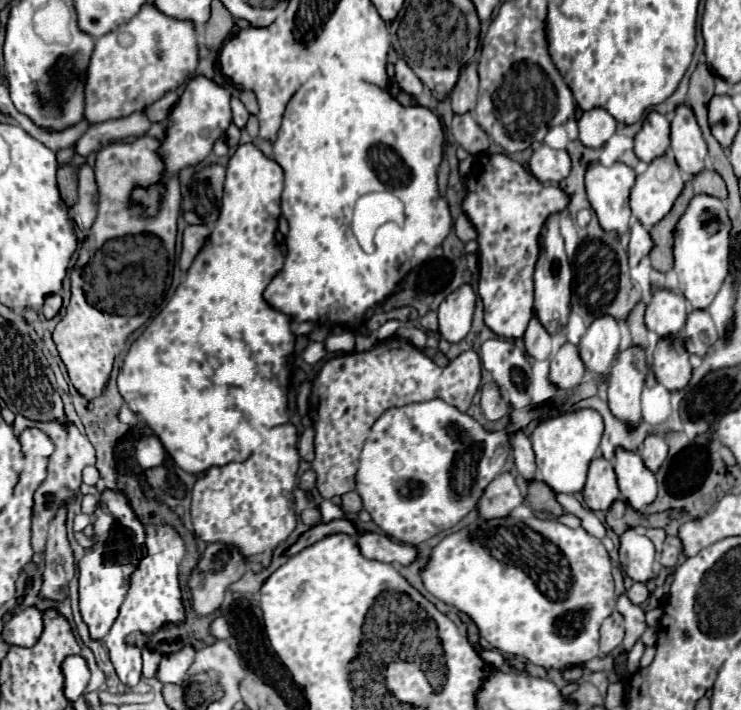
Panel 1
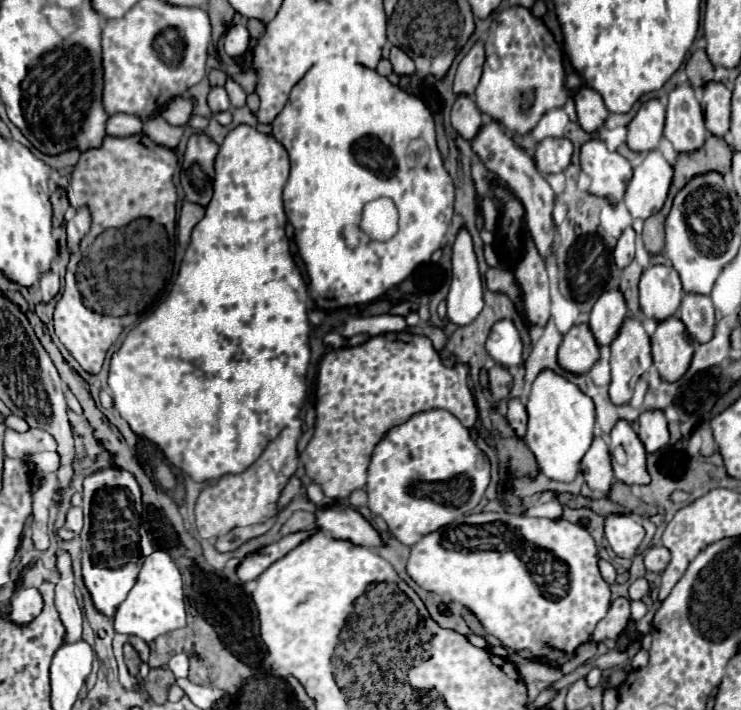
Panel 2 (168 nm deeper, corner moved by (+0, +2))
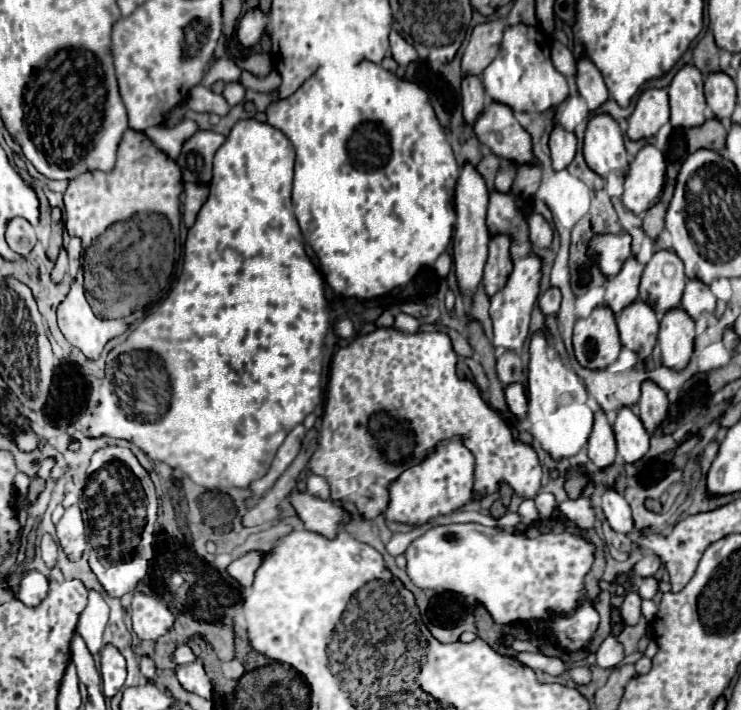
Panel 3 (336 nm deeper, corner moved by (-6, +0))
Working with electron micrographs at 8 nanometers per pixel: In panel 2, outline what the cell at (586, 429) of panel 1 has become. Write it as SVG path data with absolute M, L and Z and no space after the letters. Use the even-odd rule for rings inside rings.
M543 370L531 386L527 412L529 412L529 426L525 434L525 444L535 454L541 472L555 482L573 482L579 472L579 462L595 438L595 404L591 404L591 398L585 396L573 382L565 380L553 370Z

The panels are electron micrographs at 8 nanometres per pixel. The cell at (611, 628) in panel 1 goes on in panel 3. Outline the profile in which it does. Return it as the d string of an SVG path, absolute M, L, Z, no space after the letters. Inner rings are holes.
M629 592L621 604L621 616L625 620L625 624L633 626L639 622L641 618L641 598L637 592Z

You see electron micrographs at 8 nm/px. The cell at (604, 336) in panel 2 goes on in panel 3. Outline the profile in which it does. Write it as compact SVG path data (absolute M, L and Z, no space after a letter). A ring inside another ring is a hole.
M629 256L625 260L621 272L609 280L609 286L605 292L605 304L615 314L619 314L633 300L637 300L641 272L643 272L643 264L639 264L635 256Z

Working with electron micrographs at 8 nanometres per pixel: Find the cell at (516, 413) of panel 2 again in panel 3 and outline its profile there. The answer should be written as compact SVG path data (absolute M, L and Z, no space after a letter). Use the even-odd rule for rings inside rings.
M513 382L509 386L503 386L505 390L505 400L509 410L515 414L515 418L523 420L527 416L527 394L525 394L525 386L521 382Z

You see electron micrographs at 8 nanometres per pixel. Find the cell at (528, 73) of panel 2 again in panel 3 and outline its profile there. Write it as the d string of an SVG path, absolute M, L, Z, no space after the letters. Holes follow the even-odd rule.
M509 26L505 30L497 58L483 70L481 80L487 94L517 112L547 112L551 106L561 104L569 96L567 80L551 62L549 42L535 26Z

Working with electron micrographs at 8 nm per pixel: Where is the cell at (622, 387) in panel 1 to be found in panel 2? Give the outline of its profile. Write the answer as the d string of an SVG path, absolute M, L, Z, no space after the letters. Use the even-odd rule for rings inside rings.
M627 318L611 348L611 386L613 404L629 404L641 374L651 366L649 336L639 318Z

